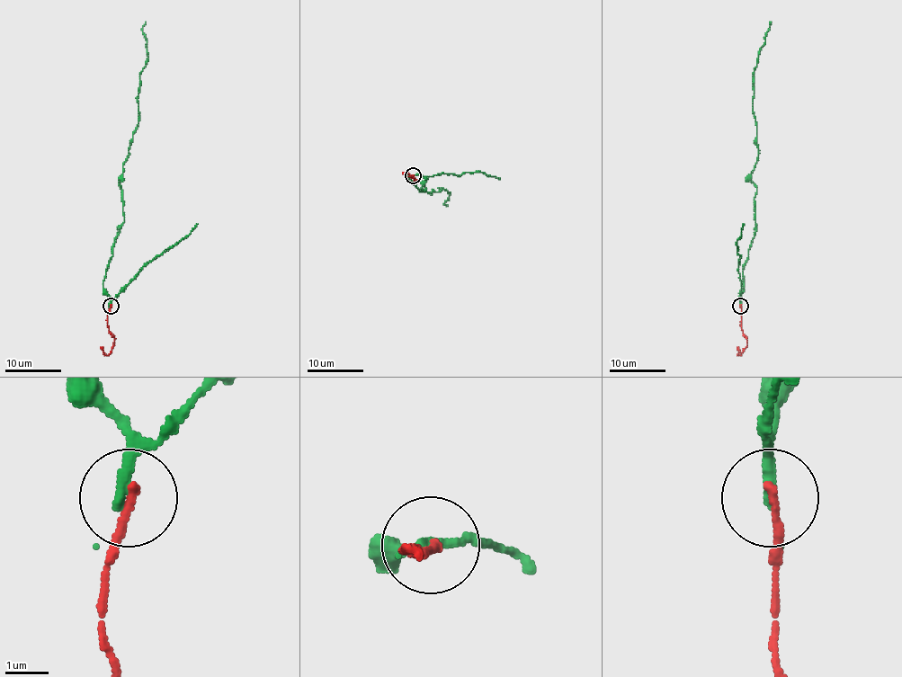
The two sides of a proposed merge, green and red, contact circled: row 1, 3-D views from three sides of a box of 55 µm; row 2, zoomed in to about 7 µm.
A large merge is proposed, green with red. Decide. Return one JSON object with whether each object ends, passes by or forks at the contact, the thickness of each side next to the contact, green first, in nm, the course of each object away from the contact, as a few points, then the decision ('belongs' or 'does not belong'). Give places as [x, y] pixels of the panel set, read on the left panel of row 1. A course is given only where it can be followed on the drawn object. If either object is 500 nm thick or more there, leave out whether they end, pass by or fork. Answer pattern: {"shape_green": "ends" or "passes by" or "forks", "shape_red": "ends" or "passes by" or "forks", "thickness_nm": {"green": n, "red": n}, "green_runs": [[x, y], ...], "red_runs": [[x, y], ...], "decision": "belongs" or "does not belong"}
{"shape_green": "ends", "shape_red": "ends", "thickness_nm": {"green": 280, "red": 200}, "green_runs": [[110, 306], [102, 281], [124, 221], [121, 174], [137, 126], [137, 96], [148, 57], [146, 22]], "red_runs": [[110, 306], [107, 327], [114, 338], [114, 345], [107, 355], [100, 347]], "decision": "does not belong"}

